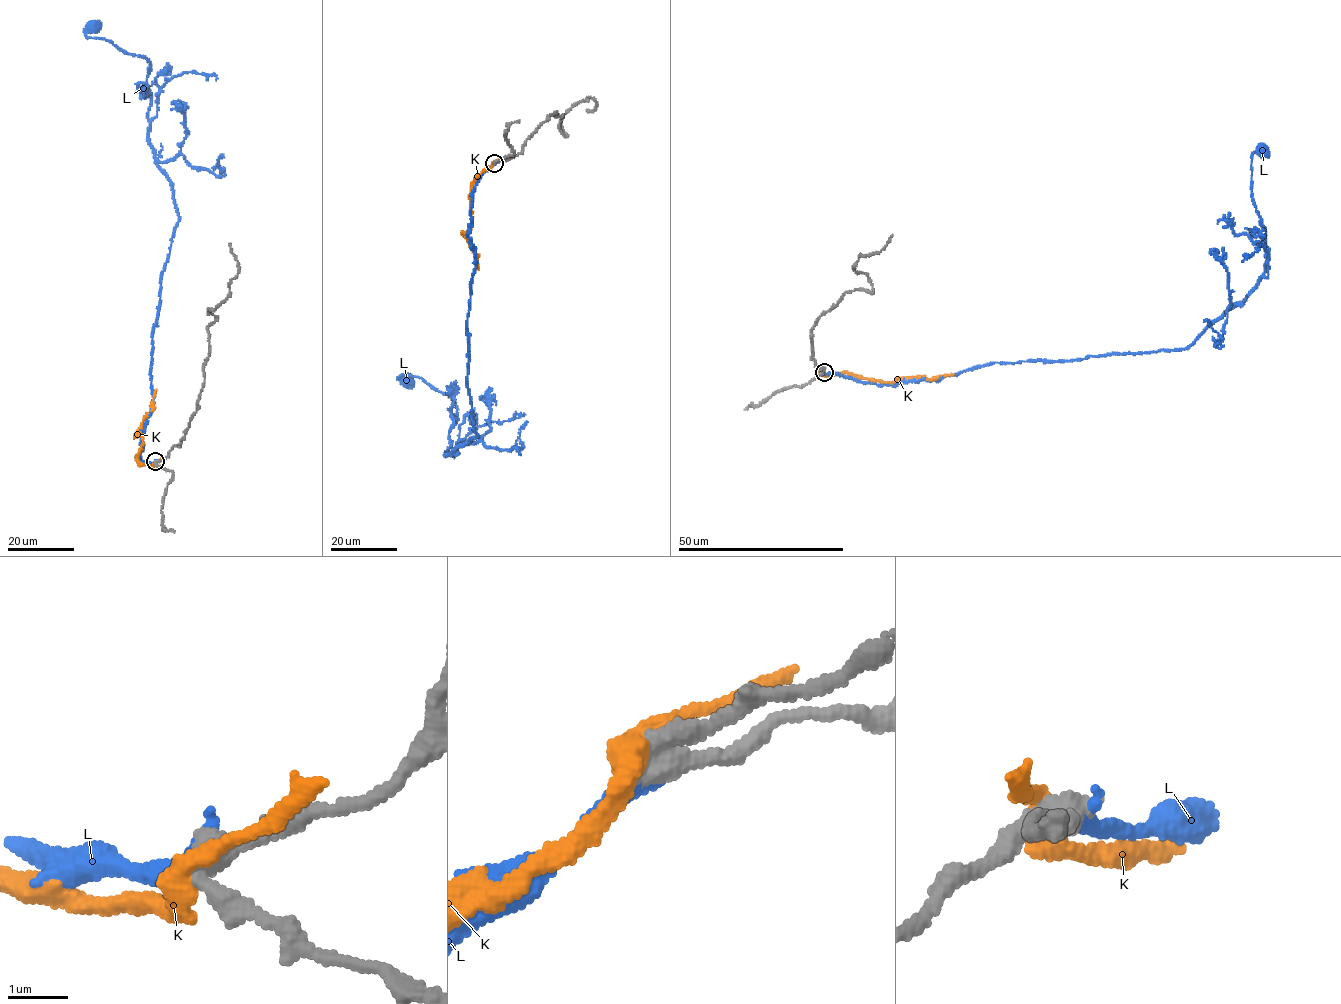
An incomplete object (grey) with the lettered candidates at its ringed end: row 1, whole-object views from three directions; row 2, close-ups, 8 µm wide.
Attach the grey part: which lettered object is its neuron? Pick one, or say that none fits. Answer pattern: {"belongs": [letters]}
{"belongs": ["L"]}

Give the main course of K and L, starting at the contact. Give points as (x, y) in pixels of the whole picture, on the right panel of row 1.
K: (821, 372), (851, 373), (894, 382), (953, 375)
L: (823, 373), (890, 384), (995, 362), (1186, 348), (1263, 273), (1251, 162), (1258, 149), (1268, 154)

